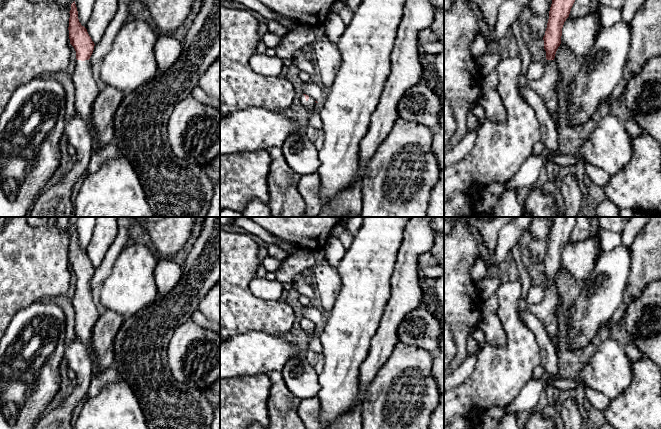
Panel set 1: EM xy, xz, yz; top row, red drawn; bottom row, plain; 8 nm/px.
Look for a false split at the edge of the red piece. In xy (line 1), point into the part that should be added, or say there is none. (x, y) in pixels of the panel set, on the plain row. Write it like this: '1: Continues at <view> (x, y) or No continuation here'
1: Continues at xy (86, 313)

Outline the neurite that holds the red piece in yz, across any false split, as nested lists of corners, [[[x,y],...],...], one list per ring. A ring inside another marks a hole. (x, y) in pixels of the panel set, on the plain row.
[[[553,217],[547,252],[543,261],[547,283],[545,296],[539,304],[526,307],[527,311],[533,313],[544,324],[553,344],[557,342],[559,332],[556,311],[560,305],[560,297],[554,282],[561,268],[564,246],[569,241],[575,224],[576,217]]]

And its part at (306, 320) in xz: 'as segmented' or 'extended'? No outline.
extended

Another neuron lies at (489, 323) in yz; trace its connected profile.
[[[483,311],[478,327],[485,335],[485,345],[504,347],[507,336],[496,313]]]

